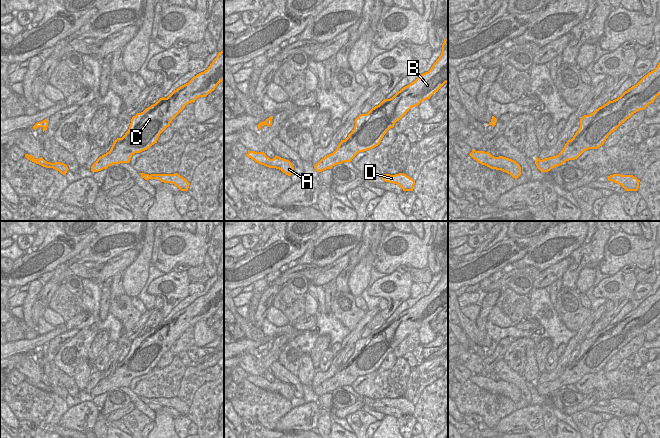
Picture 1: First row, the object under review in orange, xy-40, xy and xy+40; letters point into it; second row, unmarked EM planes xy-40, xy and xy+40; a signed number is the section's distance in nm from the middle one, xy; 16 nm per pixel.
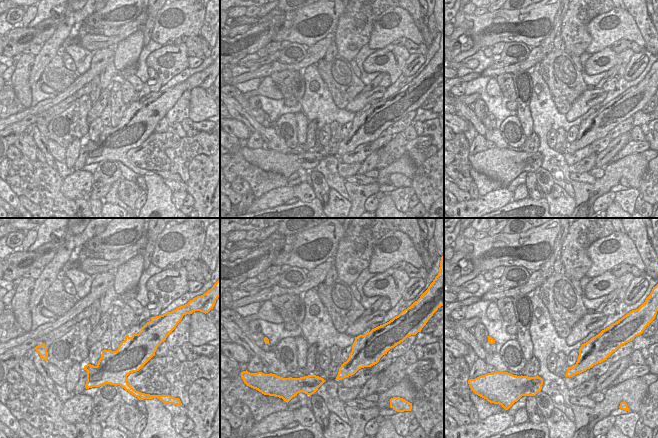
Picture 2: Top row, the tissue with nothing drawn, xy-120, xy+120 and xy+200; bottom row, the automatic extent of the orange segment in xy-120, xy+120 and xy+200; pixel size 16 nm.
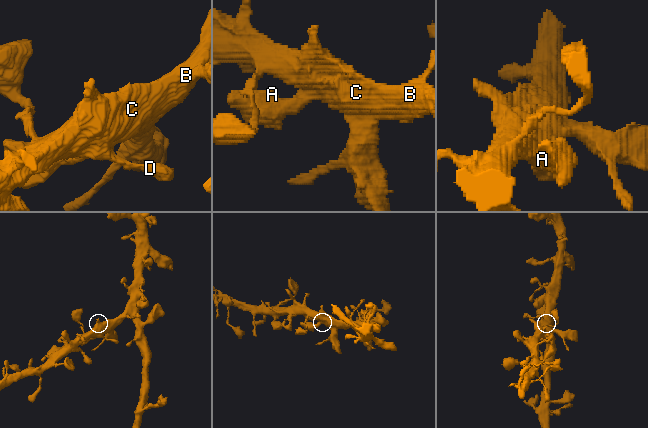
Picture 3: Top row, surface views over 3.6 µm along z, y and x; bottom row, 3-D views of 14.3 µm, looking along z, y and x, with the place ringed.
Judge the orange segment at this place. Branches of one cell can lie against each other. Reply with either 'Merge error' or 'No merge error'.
No merge error

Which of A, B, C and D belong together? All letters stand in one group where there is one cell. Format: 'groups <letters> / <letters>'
groups A B C D

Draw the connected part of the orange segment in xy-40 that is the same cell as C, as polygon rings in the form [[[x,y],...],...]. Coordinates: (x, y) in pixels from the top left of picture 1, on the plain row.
[[[224,272],[218,277],[210,290],[188,307],[174,314],[167,322],[160,322],[155,328],[146,332],[143,336],[137,337],[132,341],[128,355],[122,362],[117,362],[110,375],[100,380],[92,389],[91,395],[98,396],[107,393],[113,388],[129,387],[135,377],[147,374],[157,367],[160,358],[170,350],[172,344],[185,332],[185,330],[199,321],[206,321],[214,315],[217,309],[224,304]]]

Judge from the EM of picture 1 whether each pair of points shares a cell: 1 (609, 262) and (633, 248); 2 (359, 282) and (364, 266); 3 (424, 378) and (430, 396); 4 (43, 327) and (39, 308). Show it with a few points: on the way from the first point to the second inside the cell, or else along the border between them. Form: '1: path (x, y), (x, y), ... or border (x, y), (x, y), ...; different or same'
1: path (615, 258), (627, 252); same
2: path (359, 278), (363, 270); same
3: border (437, 379), (424, 388), (415, 405); different
4: border (41, 316), (36, 326); different

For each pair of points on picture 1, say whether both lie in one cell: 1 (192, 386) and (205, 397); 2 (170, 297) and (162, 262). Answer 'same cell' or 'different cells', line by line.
1: different cells
2: different cells

